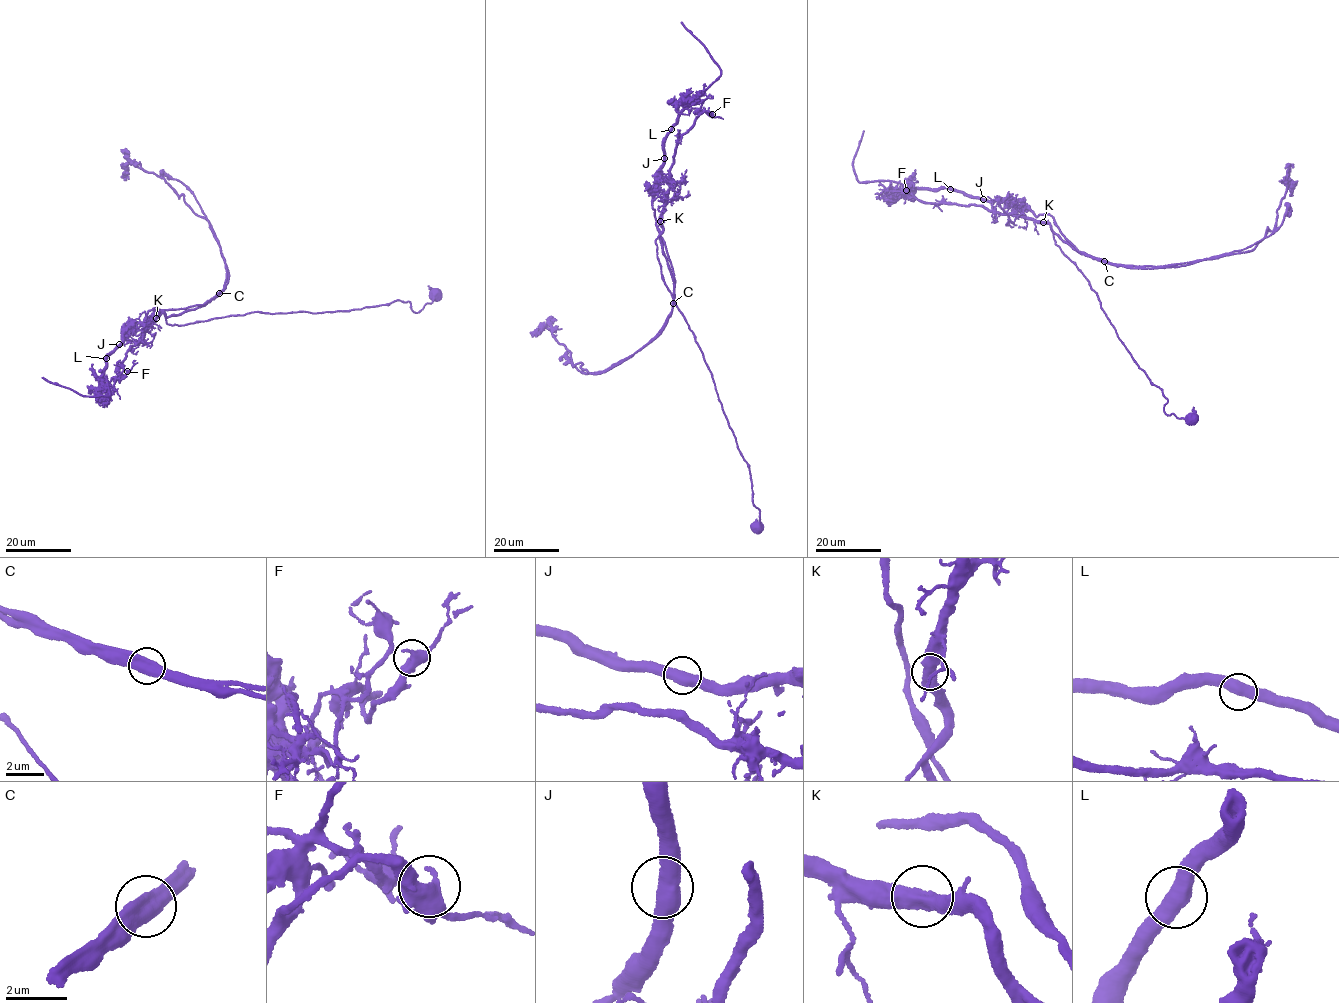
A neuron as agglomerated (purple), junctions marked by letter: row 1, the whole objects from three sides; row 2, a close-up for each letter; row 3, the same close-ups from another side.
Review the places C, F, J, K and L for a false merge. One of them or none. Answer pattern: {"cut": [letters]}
{"cut": ["C"]}

